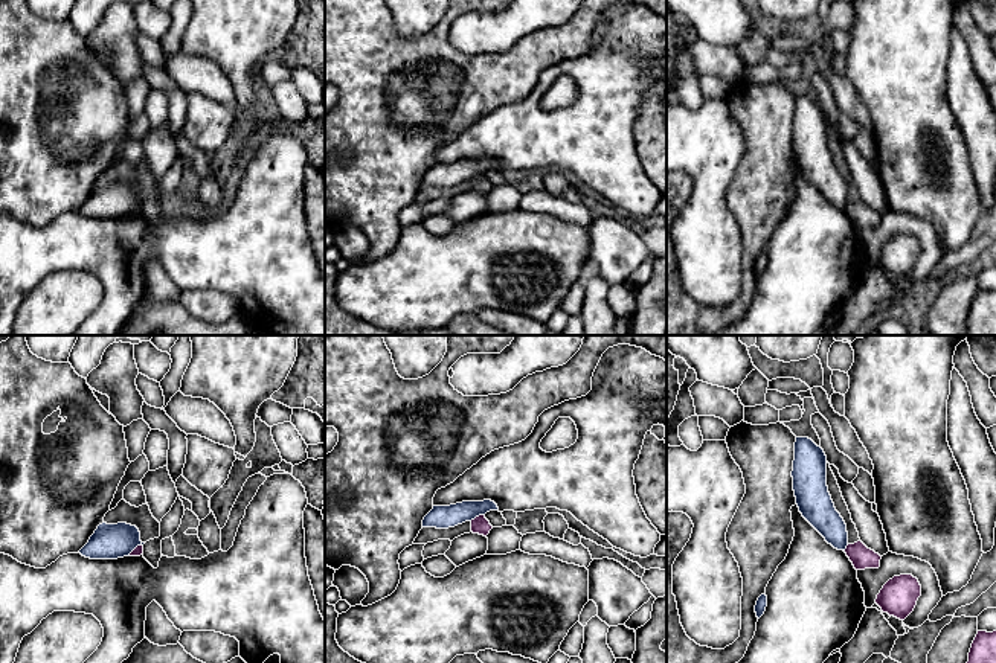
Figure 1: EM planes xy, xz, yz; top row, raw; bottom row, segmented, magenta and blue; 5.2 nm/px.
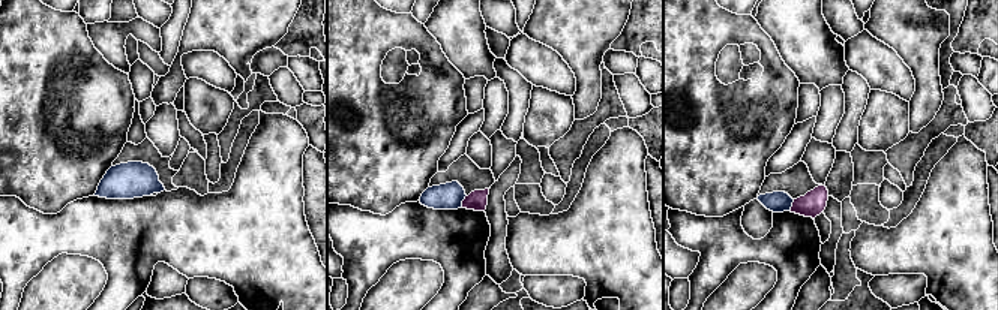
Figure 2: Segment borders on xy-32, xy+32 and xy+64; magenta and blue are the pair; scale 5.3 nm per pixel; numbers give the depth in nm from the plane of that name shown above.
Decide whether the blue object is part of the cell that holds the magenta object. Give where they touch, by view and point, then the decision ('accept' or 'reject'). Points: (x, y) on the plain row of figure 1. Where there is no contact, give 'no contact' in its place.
contact xz (476, 176); reject

